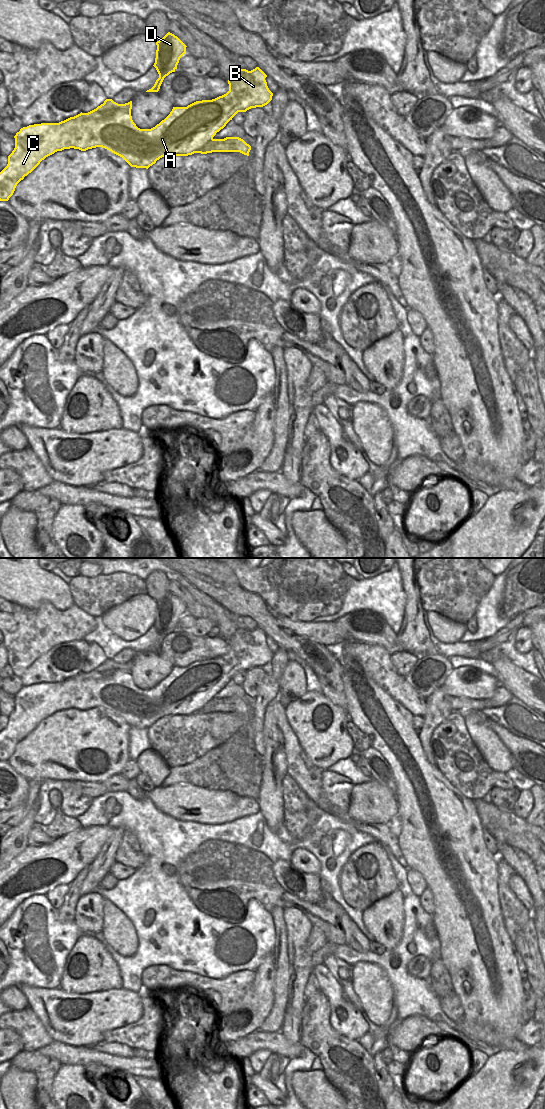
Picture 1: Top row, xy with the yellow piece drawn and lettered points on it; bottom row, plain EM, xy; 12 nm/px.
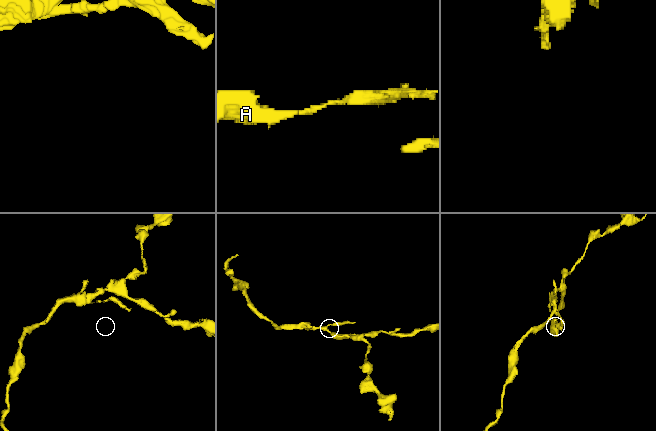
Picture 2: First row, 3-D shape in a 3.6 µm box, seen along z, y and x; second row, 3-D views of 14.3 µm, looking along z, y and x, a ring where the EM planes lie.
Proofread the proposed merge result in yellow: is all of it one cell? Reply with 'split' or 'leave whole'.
leave whole

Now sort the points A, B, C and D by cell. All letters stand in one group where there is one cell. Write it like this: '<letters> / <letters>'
A B C D

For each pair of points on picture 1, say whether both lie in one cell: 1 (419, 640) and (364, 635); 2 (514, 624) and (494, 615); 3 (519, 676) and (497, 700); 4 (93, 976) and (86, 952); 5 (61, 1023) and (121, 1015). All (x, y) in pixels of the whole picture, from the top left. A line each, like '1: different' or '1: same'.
1: different
2: different
3: different
4: same
5: same

